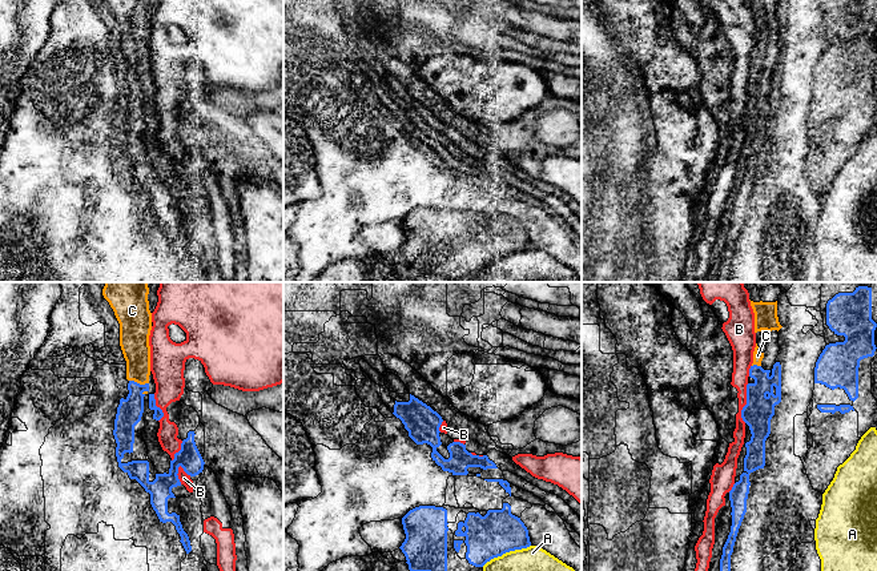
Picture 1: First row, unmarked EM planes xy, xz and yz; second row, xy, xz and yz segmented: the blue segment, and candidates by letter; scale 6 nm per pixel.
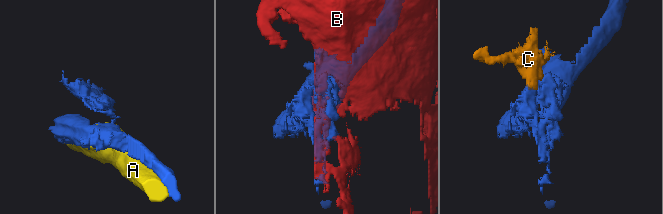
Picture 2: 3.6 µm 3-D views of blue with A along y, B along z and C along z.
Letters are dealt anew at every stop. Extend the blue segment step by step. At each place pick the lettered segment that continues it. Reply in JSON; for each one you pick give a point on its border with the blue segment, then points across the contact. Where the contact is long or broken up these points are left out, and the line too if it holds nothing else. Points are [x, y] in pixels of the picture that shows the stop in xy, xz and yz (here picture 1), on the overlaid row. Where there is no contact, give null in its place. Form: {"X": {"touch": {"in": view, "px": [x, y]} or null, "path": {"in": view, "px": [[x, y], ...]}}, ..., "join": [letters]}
{"join": []}

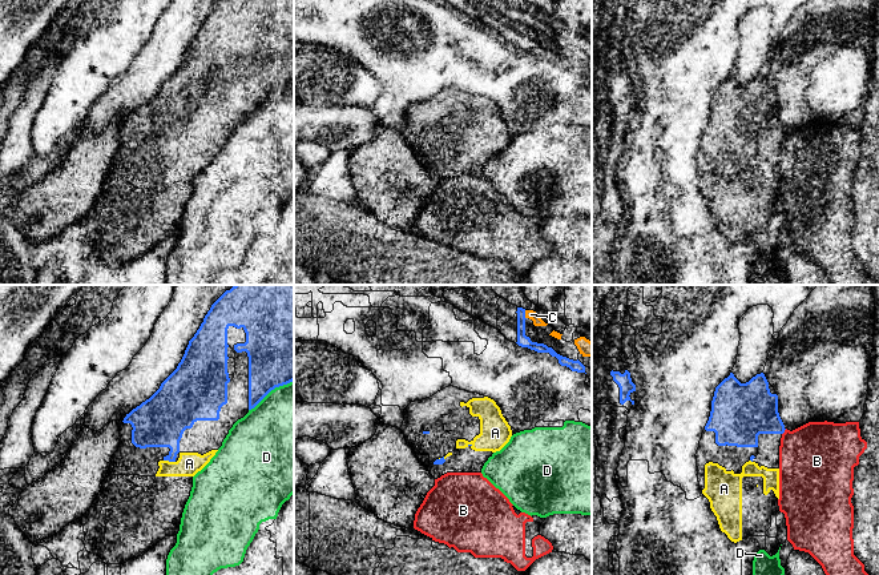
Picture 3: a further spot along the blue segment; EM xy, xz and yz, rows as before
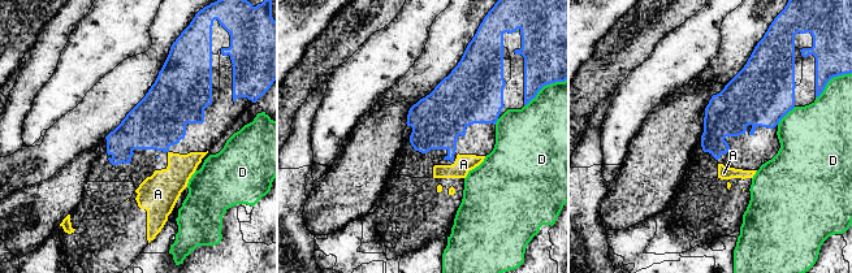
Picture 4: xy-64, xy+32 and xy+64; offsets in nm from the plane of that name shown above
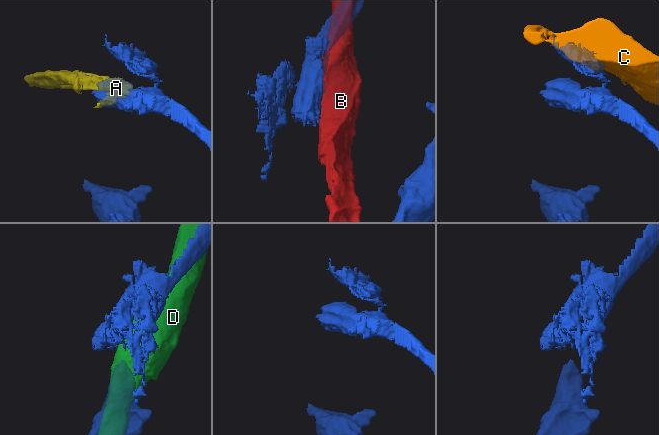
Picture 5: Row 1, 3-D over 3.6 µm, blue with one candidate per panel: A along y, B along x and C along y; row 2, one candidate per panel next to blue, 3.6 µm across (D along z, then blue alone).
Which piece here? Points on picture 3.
{"A": {"touch": {"in": "xy", "px": [169, 461]}}, "join": ["A"]}

